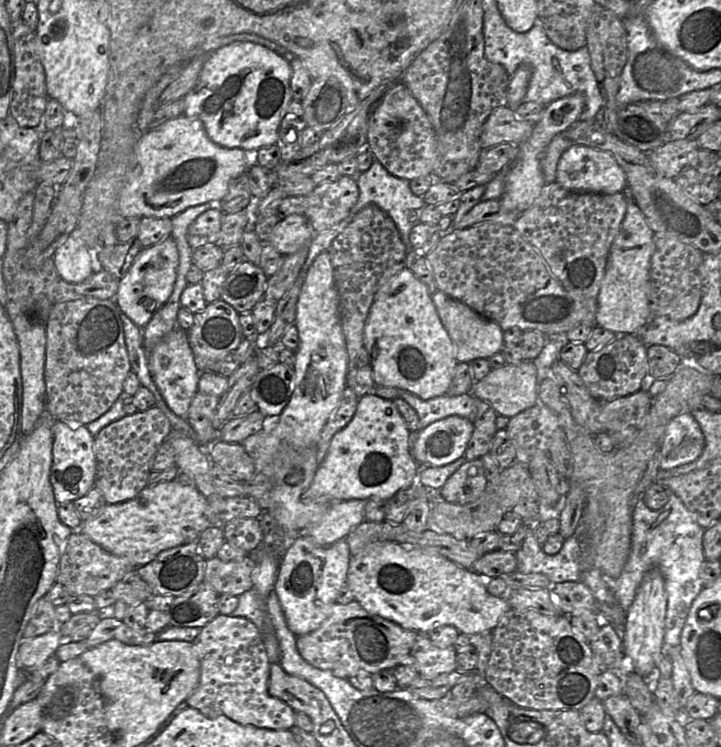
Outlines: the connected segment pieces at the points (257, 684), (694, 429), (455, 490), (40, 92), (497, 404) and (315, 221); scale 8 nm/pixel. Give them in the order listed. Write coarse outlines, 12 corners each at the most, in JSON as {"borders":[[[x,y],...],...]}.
{"borders":[[[218,614],[193,642],[200,681],[187,705],[245,726],[289,731],[268,692],[261,631]],[[691,413],[667,424],[659,468],[695,461],[704,445]],[[481,458],[465,462],[440,488],[449,503],[476,501],[488,484]],[[12,23],[15,80],[9,115],[40,128],[49,96],[36,31]],[[532,360],[491,369],[468,394],[511,418],[538,401]],[[342,175],[306,196],[313,232],[347,217],[358,197],[355,179]]]}

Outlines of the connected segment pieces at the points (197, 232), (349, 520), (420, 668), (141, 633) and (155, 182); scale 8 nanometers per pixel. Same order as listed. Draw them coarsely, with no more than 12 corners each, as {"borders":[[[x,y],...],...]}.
{"borders":[[[209,209],[188,229],[193,250],[218,241],[222,210]],[[367,500],[330,503],[322,520],[300,532],[321,547],[365,521]],[[418,634],[411,654],[417,672],[434,679],[457,669],[454,646],[438,648]],[[103,611],[85,639],[88,648],[108,640],[149,645],[158,633],[134,630]],[[180,115],[141,133],[123,217],[221,200],[245,151]]]}

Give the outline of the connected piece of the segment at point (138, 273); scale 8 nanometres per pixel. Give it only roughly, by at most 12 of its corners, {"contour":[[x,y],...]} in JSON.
{"contour":[[172,236],[143,247],[115,302],[141,329],[170,297]]}

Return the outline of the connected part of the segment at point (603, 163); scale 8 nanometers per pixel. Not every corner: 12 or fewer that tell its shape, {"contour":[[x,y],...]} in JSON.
{"contour":[[577,144],[554,182],[573,192],[621,193],[626,175],[611,153]]}

